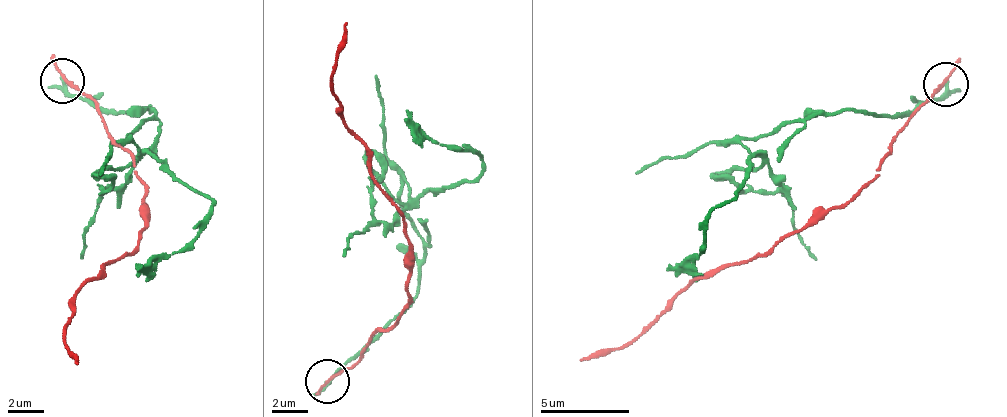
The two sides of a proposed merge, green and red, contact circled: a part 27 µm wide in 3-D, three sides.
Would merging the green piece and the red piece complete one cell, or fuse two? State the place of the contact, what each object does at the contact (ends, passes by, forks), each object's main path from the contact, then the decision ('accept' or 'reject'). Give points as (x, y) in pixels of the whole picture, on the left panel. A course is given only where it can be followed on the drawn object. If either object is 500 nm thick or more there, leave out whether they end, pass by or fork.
at (62, 81); green ends there; red passes by; green runs (63, 80), (97, 107), (152, 108), (154, 118), (129, 137), (212, 204), (180, 249), (138, 272); red runs (63, 80), (97, 107), (140, 179), (146, 206), (139, 243), (77, 294), (66, 325), (69, 353), (76, 362); reject

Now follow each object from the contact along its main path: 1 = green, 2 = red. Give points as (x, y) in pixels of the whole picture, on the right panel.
1: (944, 83), (912, 110), (842, 111), (746, 138), (758, 156), (742, 188), (706, 223), (703, 250), (665, 271)
2: (944, 83), (916, 110), (870, 182), (733, 266), (698, 275), (651, 323), (615, 350), (579, 359)

